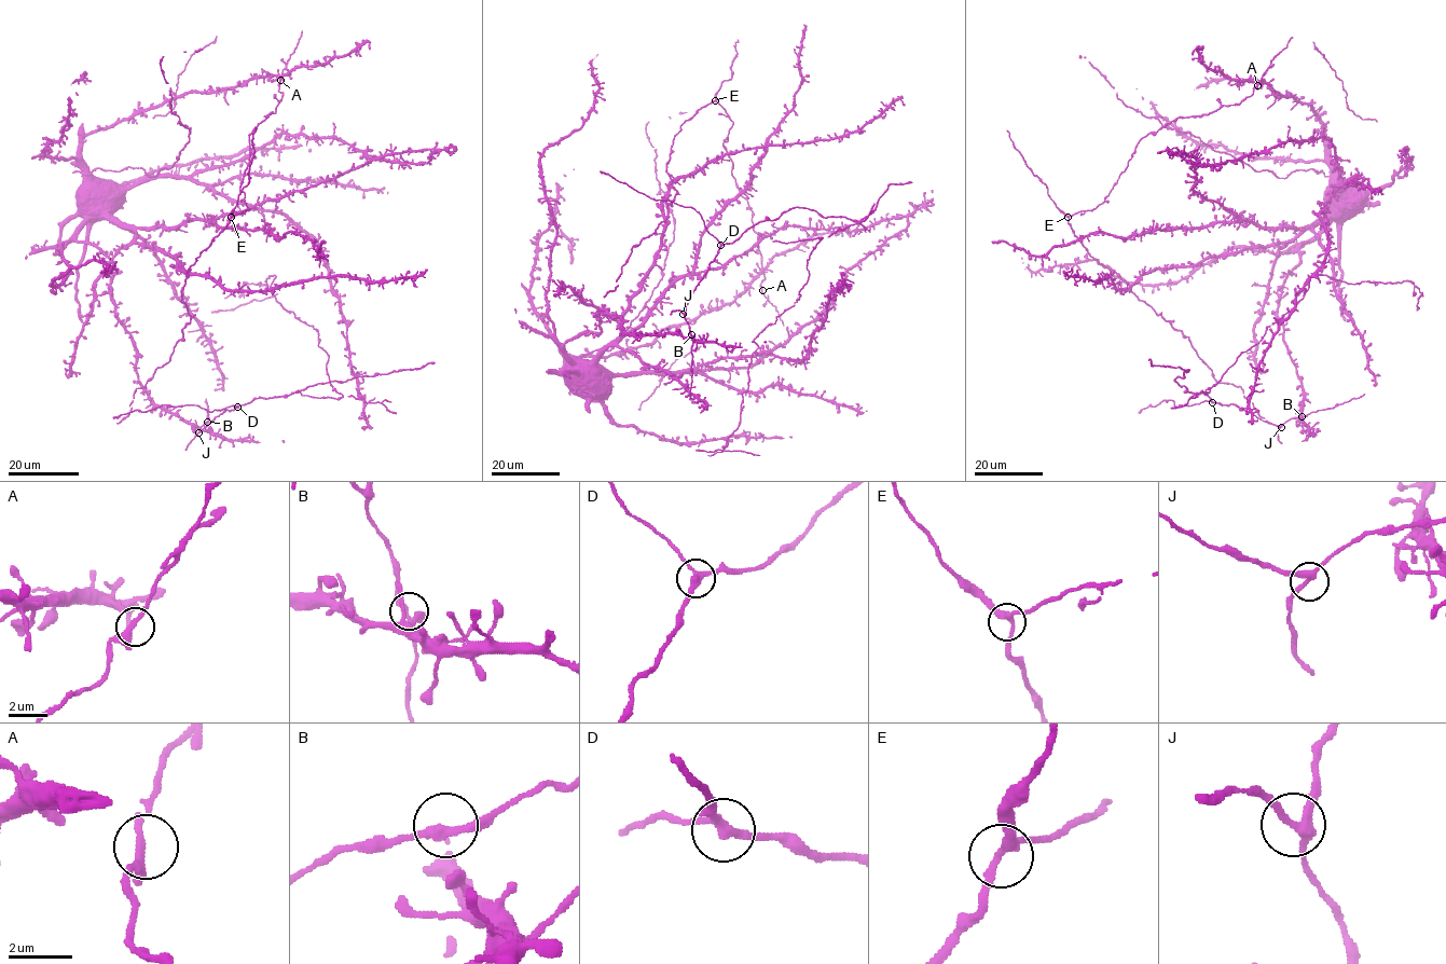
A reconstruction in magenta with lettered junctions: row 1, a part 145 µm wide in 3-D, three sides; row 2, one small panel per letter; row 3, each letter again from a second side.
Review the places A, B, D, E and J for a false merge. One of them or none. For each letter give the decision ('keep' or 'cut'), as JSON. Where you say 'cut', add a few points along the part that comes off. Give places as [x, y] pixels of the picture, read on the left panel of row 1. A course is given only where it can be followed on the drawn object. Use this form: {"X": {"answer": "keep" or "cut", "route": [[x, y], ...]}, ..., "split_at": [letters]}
{"A": {"answer": "keep"}, "B": {"answer": "keep"}, "D": {"answer": "keep"}, "E": {"answer": "keep"}, "J": {"answer": "keep"}, "split_at": []}

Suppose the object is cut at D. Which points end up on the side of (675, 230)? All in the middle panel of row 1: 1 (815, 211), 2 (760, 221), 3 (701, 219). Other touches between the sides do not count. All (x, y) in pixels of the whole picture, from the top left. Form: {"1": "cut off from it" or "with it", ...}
{"1": "cut off from it", "2": "cut off from it", "3": "cut off from it"}

